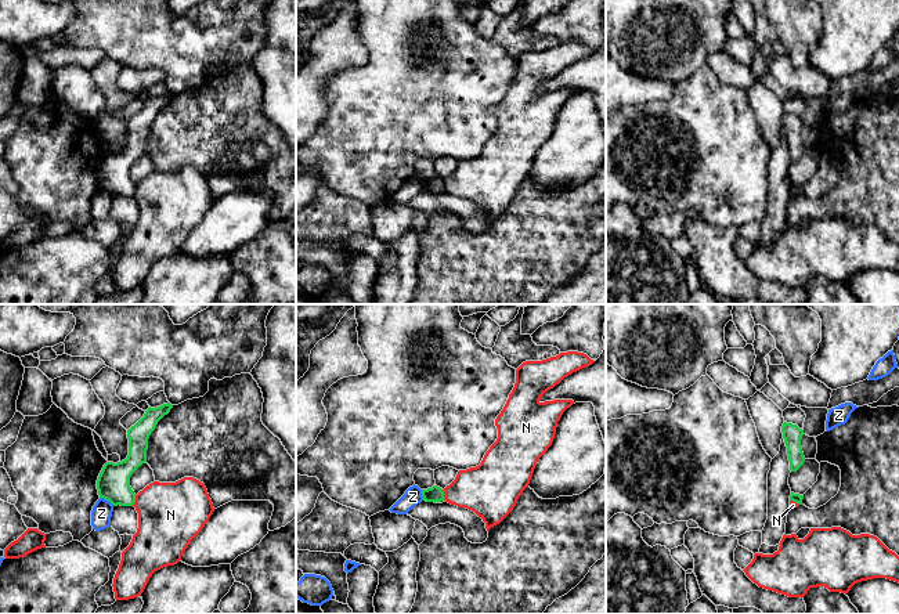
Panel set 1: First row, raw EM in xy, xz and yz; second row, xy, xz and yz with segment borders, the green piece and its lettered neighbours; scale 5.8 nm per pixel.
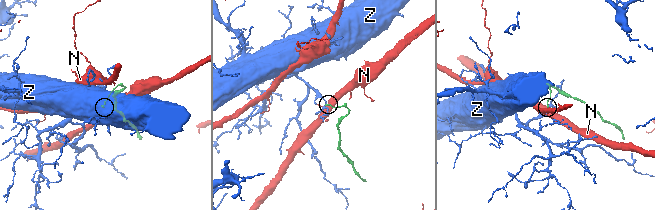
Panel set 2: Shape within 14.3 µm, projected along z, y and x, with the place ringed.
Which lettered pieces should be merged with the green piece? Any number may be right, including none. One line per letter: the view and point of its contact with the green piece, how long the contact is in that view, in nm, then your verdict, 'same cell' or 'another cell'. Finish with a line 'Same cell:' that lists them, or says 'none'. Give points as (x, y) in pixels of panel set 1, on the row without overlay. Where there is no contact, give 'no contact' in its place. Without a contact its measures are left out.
N: contact xy (134, 191); length 70 nm; another cell
Z: contact xy (107, 190); length 100 nm; another cell
Same cell: none

